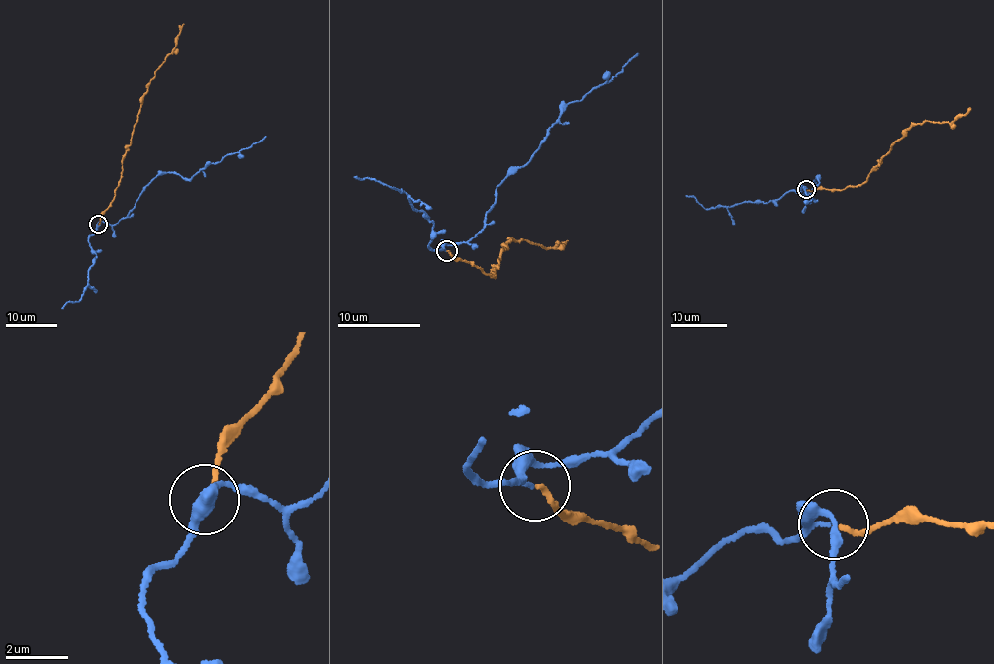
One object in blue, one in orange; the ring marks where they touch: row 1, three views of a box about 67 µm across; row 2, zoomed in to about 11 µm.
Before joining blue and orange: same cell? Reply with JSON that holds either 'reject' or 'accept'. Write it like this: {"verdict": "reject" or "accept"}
{"verdict": "accept"}

